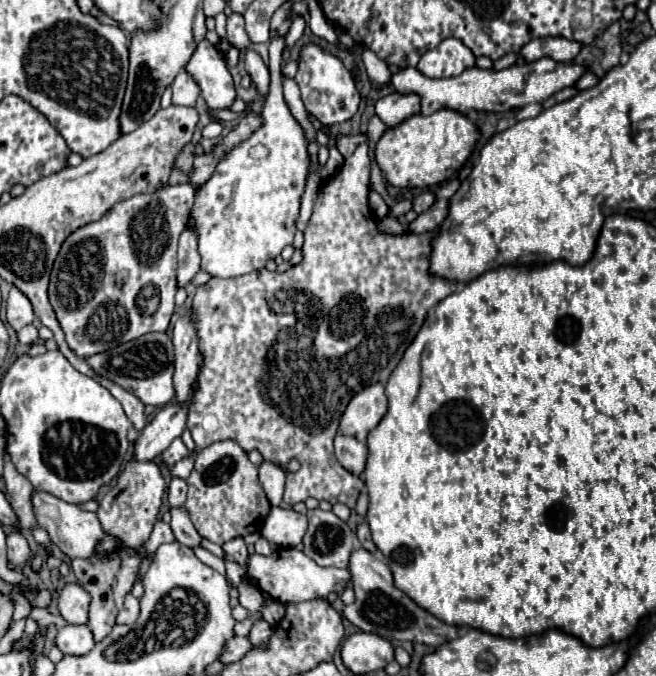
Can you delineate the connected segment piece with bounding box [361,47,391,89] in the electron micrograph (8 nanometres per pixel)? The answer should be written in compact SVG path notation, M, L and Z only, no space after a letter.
M363 47L361 57L363 57L365 69L367 69L367 75L369 75L371 83L373 83L373 87L377 87L377 89L387 87L387 85L389 85L389 77L391 77L391 71L389 71L387 63L381 61L381 59L377 59L377 57L373 55L373 51L369 51L367 47Z

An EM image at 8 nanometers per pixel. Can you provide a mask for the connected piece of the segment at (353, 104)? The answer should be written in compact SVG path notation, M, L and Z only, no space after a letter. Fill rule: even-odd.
M309 43L301 49L301 59L299 59L299 71L295 75L295 81L301 89L303 103L319 123L323 125L335 125L351 119L361 103L361 95L355 87L355 81L351 77L351 71L345 69L341 59L321 51L317 45Z

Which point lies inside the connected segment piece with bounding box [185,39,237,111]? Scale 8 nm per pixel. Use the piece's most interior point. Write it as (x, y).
(207, 65)

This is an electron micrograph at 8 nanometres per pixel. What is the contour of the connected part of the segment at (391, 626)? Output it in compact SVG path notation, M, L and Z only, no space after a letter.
M355 547L349 559L349 573L357 599L355 603L345 605L343 617L361 631L381 635L389 641L415 641L415 643L425 643L429 647L439 647L441 643L457 637L457 627L439 621L437 617L421 609L415 601L411 601L403 591L399 591L393 585L391 569L371 551L365 551L363 547Z

